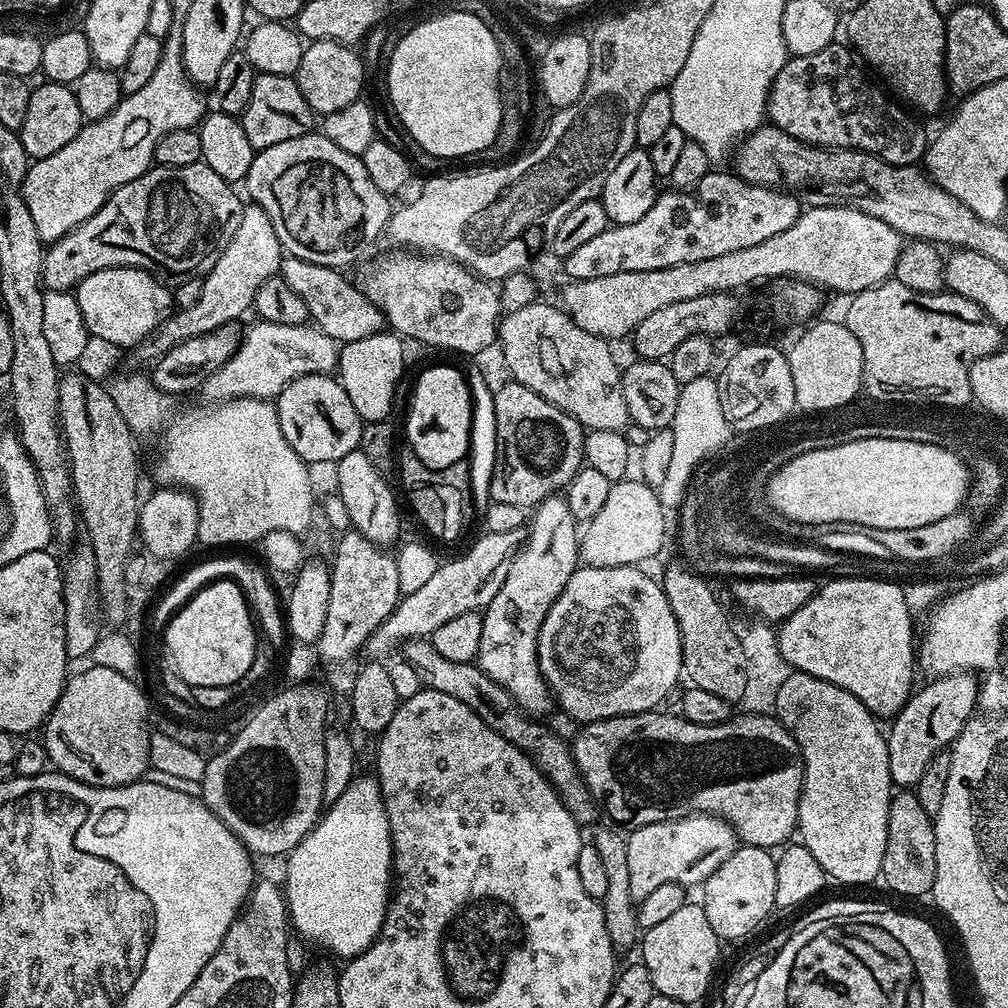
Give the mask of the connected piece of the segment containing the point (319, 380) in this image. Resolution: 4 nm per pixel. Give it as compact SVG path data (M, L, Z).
M306 374L287 384L274 400L278 422L286 442L294 446L294 454L302 457L305 464L335 465L336 461L346 458L346 454L360 447L360 435L365 421L361 420L354 402L346 394L339 379L332 374Z

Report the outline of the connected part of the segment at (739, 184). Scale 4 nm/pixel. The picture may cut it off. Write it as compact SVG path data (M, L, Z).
M717 170L708 171L691 190L669 191L661 191L638 222L612 224L574 254L563 257L567 279L589 280L626 270L662 270L682 262L719 258L730 250L746 250L746 246L758 246L758 242L790 230L802 211L801 201L789 193L751 184L735 174L723 176Z

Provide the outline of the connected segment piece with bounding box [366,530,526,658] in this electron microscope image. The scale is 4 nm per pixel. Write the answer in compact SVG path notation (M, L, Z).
M509 530L507 534L494 534L485 531L472 544L472 549L465 556L456 556L453 560L444 560L430 579L418 590L407 593L397 604L396 610L388 615L374 630L368 640L366 652L372 658L388 658L392 651L399 649L408 640L419 640L431 637L438 626L450 622L450 618L458 618L458 614L480 612L498 594L502 582L506 582L506 574L510 574L512 559L515 558L524 543L526 536L521 530Z

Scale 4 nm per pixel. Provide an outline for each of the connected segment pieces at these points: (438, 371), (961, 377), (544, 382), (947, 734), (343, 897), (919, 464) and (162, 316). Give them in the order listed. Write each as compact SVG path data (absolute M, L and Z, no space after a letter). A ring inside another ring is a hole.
M436 364L433 368L426 369L412 388L412 405L408 408L408 421L404 424L404 432L408 435L407 447L429 468L445 468L458 462L469 455L471 412L471 390L465 373L460 368L458 370L448 364Z
M889 278L885 280L883 284L875 284L872 288L867 288L866 290L855 293L855 295L853 295L849 300L852 301L849 302L848 309L845 310L844 316L842 315L842 323L848 327L850 334L854 334L854 338L858 338L858 346L862 346L862 358L864 359L864 382L862 388L865 393L869 392L870 395L868 396L876 402L882 402L878 400L893 400L893 402L896 403L896 406L911 406L910 404L941 404L944 408L958 408L954 410L960 410L960 407L962 407L963 404L969 403L971 405L974 397L972 394L972 383L970 382L970 366L974 366L974 362L978 362L982 358L986 358L990 354L994 354L1005 343L1004 336L1000 333L1003 332L1001 325L995 324L995 322L982 310L982 306L978 306L974 302L970 302L966 298L956 295L955 292L945 290L942 292L935 292L934 294L922 294L921 292L910 290L910 286L902 286L902 282L898 282L895 278Z
M537 300L521 310L507 312L501 317L497 328L497 341L510 372L508 374L520 385L534 390L540 397L546 398L552 405L570 414L589 431L625 429L630 421L625 399L622 398L622 370L614 362L609 341L590 334L569 318L564 309L554 306L544 303L543 300Z
M951 672L928 683L932 684L913 691L886 732L890 774L896 786L915 786L934 757L956 743L960 731L973 719L972 711L978 708L980 685L973 673Z
M357 775L356 779L350 782L350 786L346 786L342 798L338 798L338 802L327 805L326 811L317 820L316 825L304 835L302 842L298 842L298 846L294 846L294 850L288 853L286 863L288 865L284 868L282 891L284 900L288 904L288 918L291 931L295 935L297 932L302 939L309 940L310 943L317 944L318 947L325 948L326 951L333 952L336 956L344 956L343 958L351 958L365 952L382 930L384 919L388 913L390 893L394 888L394 877L392 874L392 831L390 830L390 822L386 818L386 810L382 802L380 782L376 779L375 775Z
M872 436L829 449L810 450L786 462L769 477L766 500L772 510L800 524L854 523L860 528L907 530L954 514L963 505L968 485L969 465L963 464L950 449L939 448L936 442Z
M141 268L98 270L94 274L82 278L82 282L74 289L74 295L82 312L82 318L85 319L85 324L88 327L88 335L106 338L106 342L110 342L121 350L127 350L127 348L132 350L143 344L152 331L174 311L174 296L169 285L155 280L149 272Z

